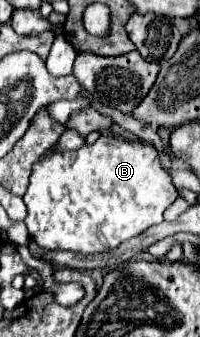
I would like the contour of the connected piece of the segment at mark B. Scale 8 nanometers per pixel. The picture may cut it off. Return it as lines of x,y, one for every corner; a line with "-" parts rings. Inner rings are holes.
102,135
96,143
84,145
76,151
56,153
40,159
30,175
28,191
22,197
28,215
26,229
30,239
42,249
68,249
84,255
108,253
122,241
132,239
148,227
160,223
162,213
178,197
170,175
162,169
156,149
146,141
126,141
114,135

